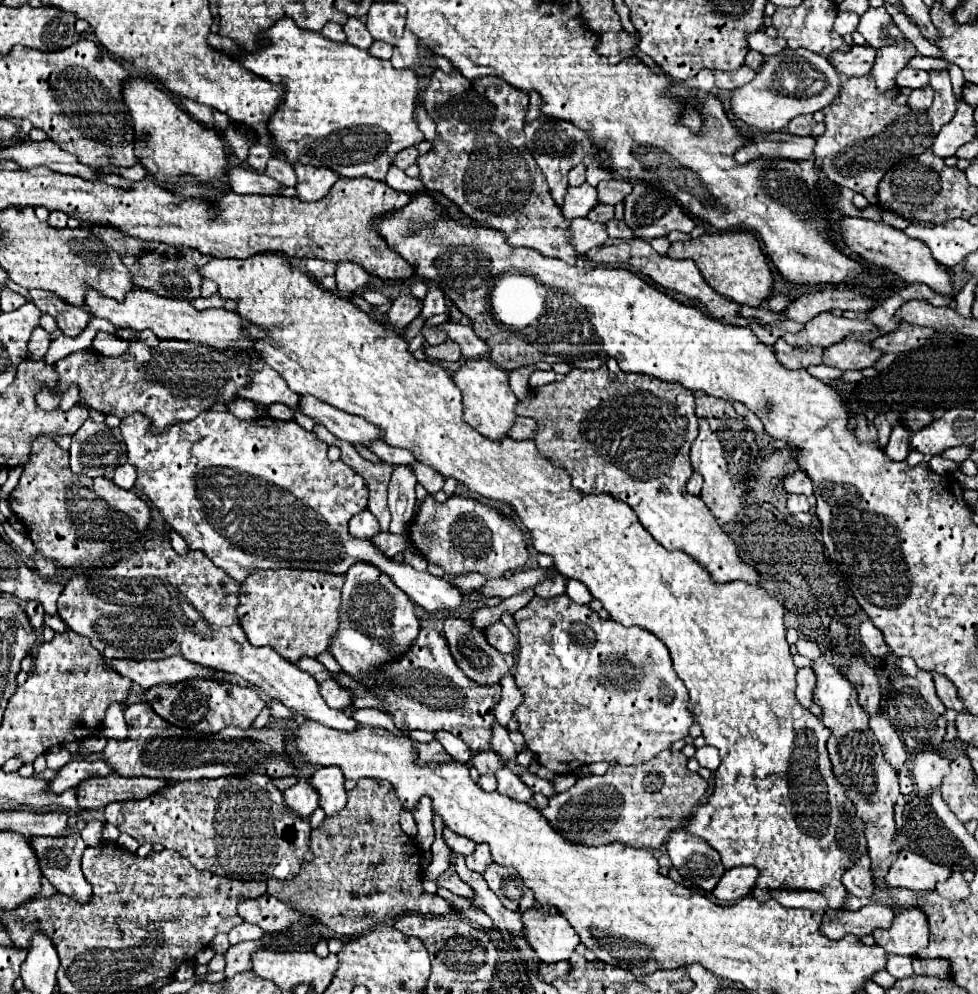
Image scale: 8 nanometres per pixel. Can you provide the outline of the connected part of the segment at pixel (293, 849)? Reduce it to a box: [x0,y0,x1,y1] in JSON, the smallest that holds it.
[106,772,312,880]

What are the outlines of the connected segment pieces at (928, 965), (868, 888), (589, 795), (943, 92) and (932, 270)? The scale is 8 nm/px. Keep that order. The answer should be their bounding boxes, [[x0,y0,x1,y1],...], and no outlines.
[[914,958,950,976],[844,856,874,898],[542,750,708,848],[814,72,956,204],[838,216,952,294]]

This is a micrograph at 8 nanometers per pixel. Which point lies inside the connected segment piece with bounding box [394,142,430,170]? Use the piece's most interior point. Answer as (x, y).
(408, 156)

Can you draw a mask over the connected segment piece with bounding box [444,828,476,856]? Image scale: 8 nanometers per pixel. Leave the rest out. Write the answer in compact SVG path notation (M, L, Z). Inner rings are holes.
M444 828L444 842L448 844L448 848L456 854L462 854L462 856L468 856L474 852L476 844L464 836L456 836L456 832L450 832L450 828Z

